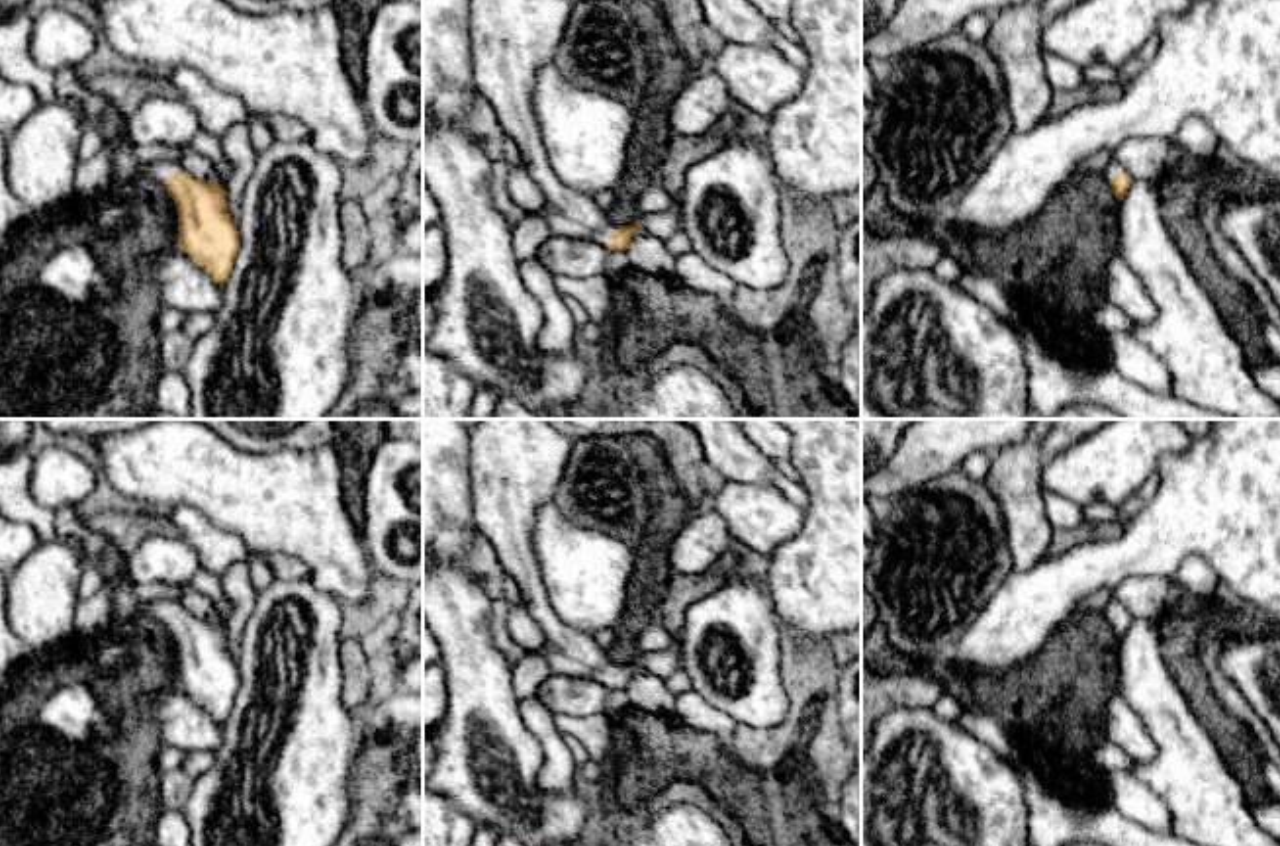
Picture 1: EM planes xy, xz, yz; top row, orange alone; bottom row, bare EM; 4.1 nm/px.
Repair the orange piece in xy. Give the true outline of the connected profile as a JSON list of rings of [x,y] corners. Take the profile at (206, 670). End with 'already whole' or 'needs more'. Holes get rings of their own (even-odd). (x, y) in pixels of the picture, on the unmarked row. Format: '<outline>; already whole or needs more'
[[[145,601],[133,617],[112,621],[108,636],[94,652],[98,670],[112,674],[129,664],[129,642],[123,631],[139,619],[164,623],[178,652],[180,689],[223,727],[239,689],[237,660],[229,652],[223,625],[194,617],[178,601]]]; needs more

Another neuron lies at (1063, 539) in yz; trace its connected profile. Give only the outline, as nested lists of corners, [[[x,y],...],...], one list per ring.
[[[1084,521],[1074,529],[1055,529],[1047,548],[1047,556],[1061,556],[1084,542],[1118,537],[1120,533],[1120,525],[1096,521]]]

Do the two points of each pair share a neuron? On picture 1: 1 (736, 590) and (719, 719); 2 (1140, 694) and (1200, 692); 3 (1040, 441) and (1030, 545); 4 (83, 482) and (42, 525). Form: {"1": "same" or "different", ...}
{"1": "different", "2": "different", "3": "same", "4": "different"}

